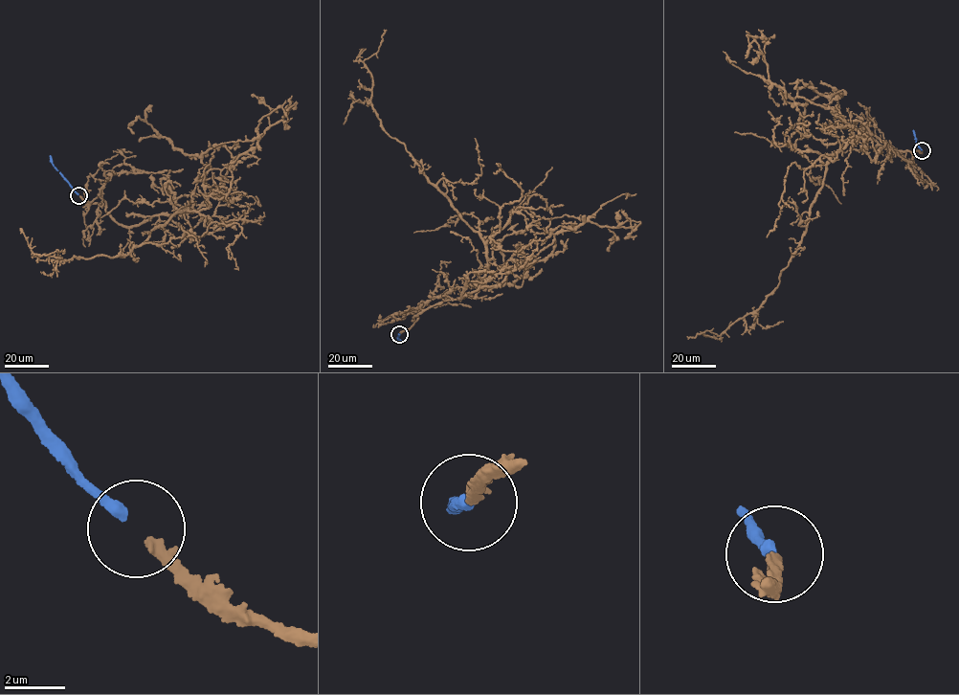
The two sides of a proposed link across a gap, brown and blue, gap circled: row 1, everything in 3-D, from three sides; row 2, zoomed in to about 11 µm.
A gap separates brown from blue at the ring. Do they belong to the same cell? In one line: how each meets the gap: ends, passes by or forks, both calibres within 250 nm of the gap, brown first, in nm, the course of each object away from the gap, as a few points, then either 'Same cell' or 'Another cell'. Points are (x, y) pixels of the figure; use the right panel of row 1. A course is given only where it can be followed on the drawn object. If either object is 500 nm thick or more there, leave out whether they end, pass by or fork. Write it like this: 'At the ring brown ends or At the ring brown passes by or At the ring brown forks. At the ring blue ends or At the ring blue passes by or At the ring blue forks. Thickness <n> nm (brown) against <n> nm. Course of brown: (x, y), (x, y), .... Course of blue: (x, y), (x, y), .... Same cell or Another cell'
At the ring brown ends. At the ring blue ends. Thickness 320 nm (brown) against 360 nm. Course of brown: (922, 150), (909, 161), (872, 134), (837, 150), (775, 289), (721, 335), (707, 330), (687, 336). Course of blue: (922, 149), (914, 130). Same cell

